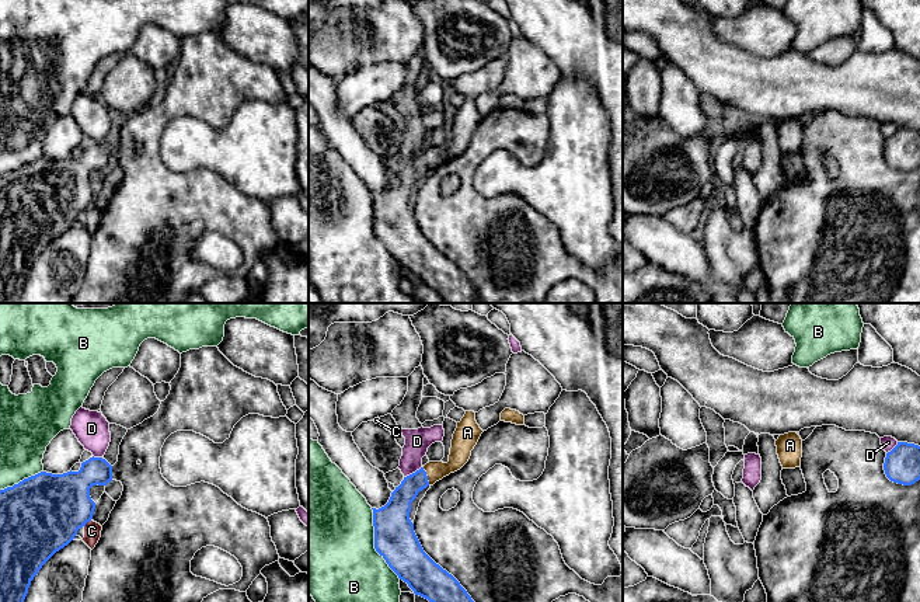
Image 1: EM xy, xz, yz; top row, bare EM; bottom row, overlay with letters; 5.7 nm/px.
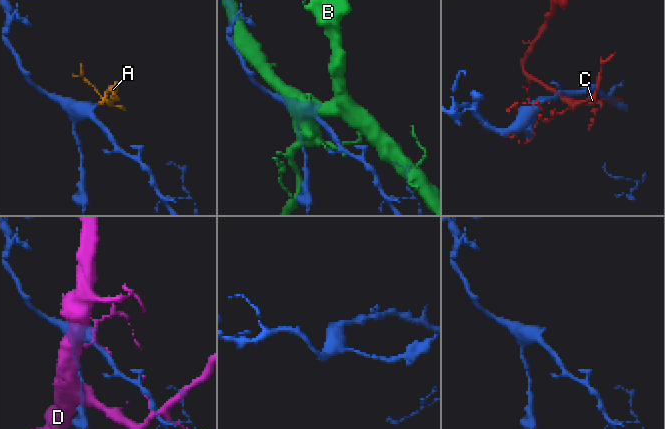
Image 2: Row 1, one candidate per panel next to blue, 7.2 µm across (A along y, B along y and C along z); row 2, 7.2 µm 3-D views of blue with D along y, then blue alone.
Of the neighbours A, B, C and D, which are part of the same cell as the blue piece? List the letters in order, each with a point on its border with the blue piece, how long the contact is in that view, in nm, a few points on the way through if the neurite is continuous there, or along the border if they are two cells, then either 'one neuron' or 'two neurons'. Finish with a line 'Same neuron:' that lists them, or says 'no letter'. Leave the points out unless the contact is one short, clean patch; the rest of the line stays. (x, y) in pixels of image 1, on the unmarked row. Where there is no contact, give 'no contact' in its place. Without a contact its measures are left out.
A: xz (427, 162) | 120 nm | across xz (398, 192), (400, 185), (427, 162), (446, 155), (460, 136) | one neuron
B: xz (375, 229) | 440 nm | two neurons
C: xy (87, 206) | 70 nm | two neurons
D: xz (413, 159) | 120 nm | two neurons
Same neuron: A

